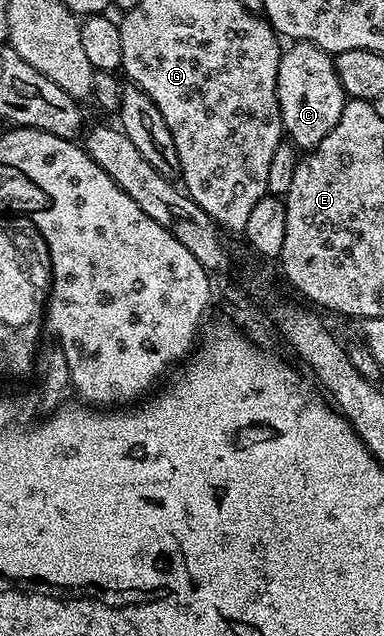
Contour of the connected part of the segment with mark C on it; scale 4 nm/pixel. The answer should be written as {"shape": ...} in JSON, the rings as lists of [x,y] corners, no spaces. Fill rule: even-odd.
{"shape":[[[294,42],[289,47],[283,51],[278,67],[278,105],[282,130],[298,150],[313,150],[317,144],[324,142],[328,130],[340,122],[340,114],[348,97],[336,74],[331,53],[305,42]]]}

